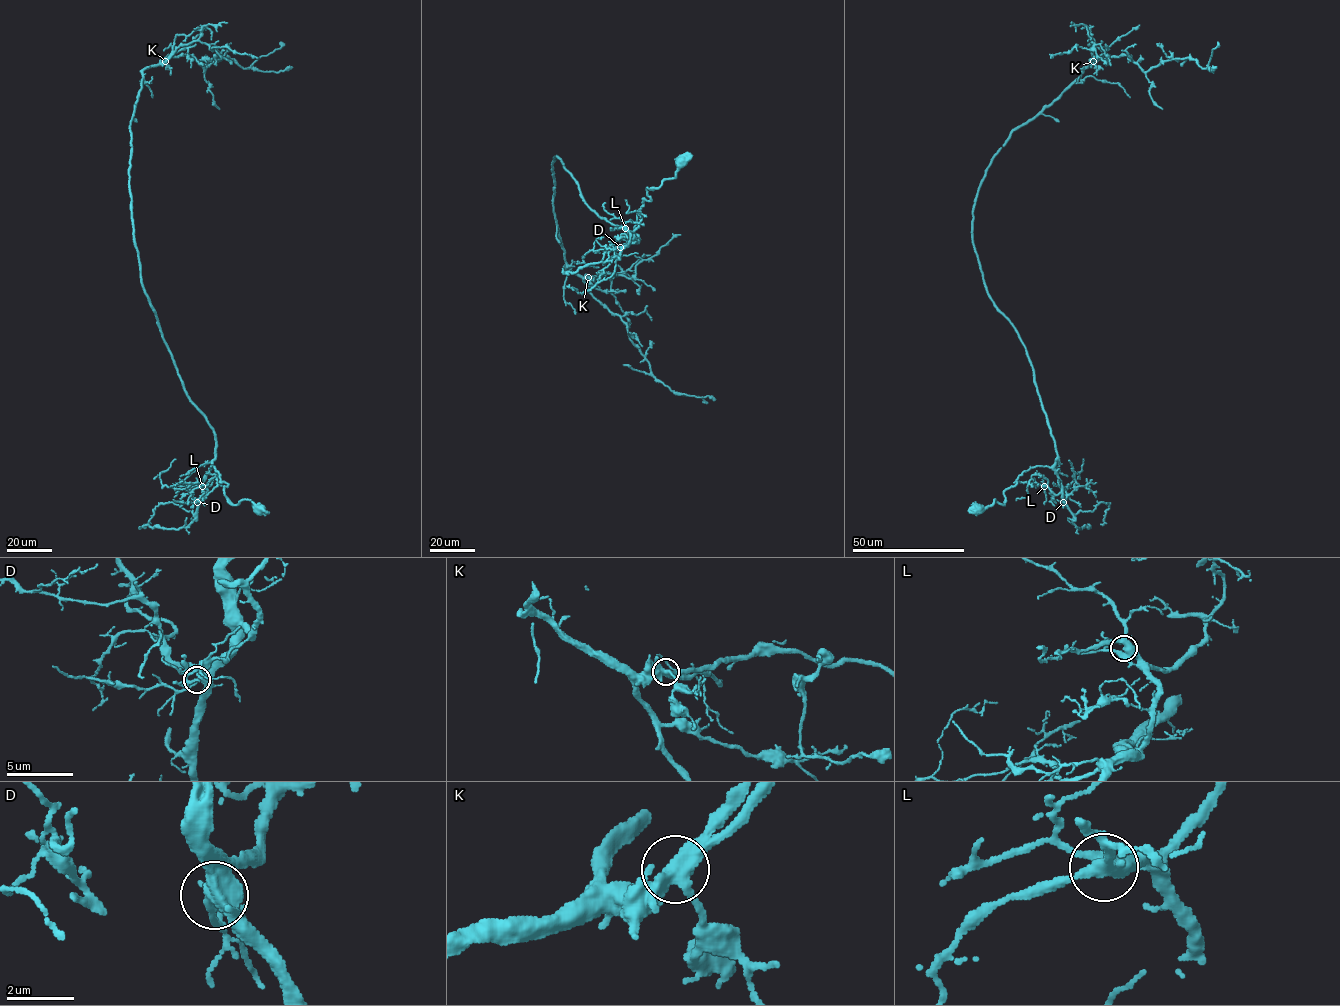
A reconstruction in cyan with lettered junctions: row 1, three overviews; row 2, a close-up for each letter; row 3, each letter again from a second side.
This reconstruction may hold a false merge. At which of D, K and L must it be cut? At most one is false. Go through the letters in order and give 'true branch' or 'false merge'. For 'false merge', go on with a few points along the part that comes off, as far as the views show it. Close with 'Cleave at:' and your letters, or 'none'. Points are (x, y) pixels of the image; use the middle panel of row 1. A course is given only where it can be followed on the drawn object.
D: true branch
K: false merge | (588, 277), (596, 278), (599, 274), (625, 272), (645, 255), (650, 255)
L: true branch
Cleave at: K

